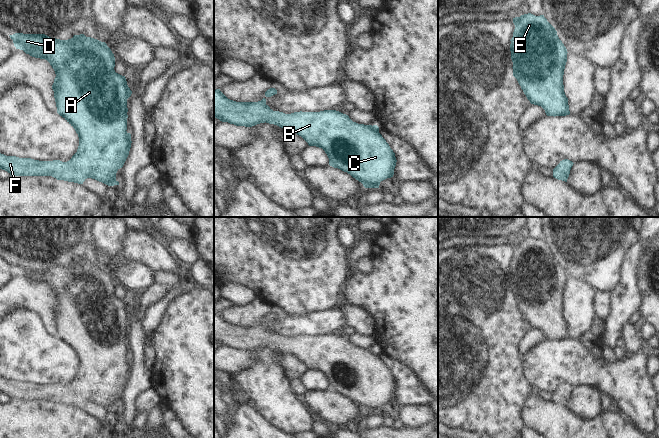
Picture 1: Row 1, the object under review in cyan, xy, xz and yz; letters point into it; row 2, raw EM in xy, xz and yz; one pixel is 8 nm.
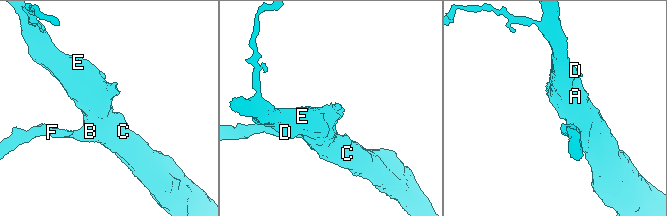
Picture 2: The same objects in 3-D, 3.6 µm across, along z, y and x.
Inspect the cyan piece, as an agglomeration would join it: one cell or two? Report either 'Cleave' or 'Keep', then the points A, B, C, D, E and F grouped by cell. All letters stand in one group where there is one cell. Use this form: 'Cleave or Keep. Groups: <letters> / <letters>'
Keep. Groups: A B C D E F.

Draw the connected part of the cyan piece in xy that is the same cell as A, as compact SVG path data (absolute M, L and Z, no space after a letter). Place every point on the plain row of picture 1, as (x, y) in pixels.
M15 257L9 259L16 273L23 274L32 281L47 284L55 295L56 301L52 309L57 337L62 340L76 355L79 361L77 376L67 386L60 384L39 385L31 382L6 380L0 377L0 393L11 400L52 400L83 408L87 402L95 403L108 410L119 409L116 404L117 395L123 391L131 372L131 358L127 354L127 323L132 315L127 309L125 300L115 296L115 281L105 266L86 261L84 258L74 259L71 263L60 264L45 258Z

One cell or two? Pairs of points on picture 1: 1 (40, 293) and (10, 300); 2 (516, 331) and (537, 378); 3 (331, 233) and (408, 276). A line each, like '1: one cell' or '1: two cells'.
1: one cell
2: two cells
3: two cells

